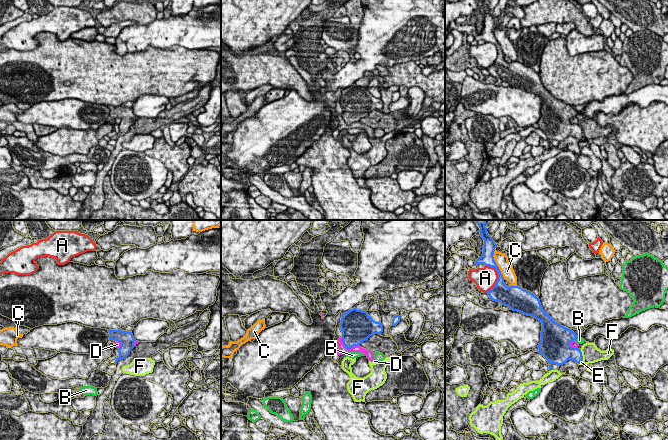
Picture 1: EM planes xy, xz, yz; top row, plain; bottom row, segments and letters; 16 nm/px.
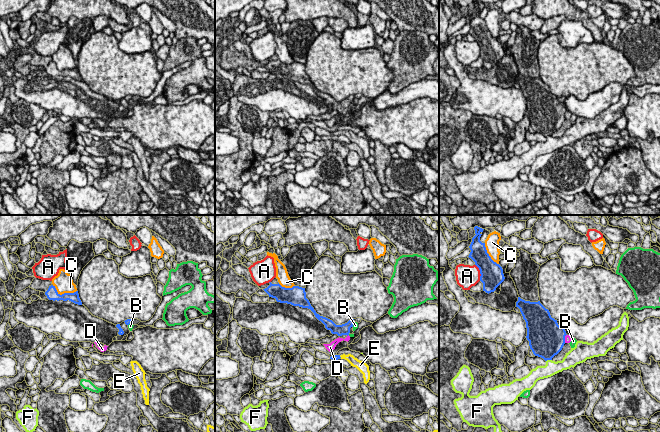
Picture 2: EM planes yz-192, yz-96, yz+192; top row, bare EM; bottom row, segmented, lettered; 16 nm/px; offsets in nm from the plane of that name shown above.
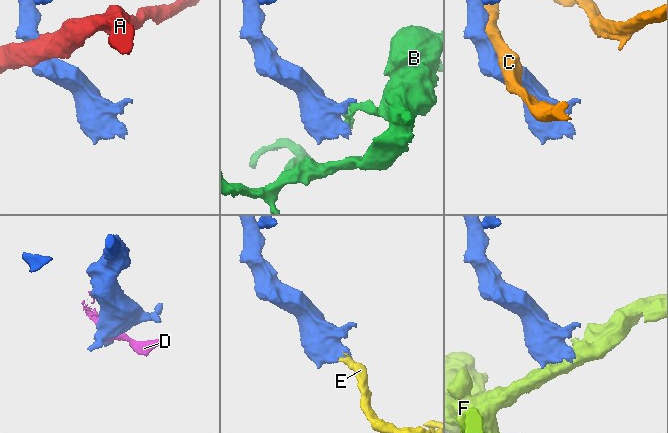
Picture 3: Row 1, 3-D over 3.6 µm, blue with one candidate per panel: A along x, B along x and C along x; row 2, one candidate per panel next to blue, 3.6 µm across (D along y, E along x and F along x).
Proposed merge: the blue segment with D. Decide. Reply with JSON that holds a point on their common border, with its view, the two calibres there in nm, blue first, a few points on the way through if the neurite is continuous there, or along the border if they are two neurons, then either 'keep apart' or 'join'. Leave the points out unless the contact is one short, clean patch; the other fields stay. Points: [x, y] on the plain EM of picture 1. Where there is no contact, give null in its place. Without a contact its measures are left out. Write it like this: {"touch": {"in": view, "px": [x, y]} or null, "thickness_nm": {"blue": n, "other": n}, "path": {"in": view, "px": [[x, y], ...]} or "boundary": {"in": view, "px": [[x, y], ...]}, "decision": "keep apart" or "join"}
{"touch": {"in": "xz", "px": [348, 124]}, "thickness_nm": {"blue": 380, "other": 130}, "decision": "keep apart"}

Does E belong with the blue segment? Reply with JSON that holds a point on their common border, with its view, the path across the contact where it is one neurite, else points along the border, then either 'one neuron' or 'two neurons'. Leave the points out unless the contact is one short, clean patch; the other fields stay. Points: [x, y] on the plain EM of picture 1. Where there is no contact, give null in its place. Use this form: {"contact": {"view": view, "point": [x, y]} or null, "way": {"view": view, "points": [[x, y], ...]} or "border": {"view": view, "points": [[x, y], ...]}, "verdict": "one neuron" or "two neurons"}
{"contact": {"view": "yz", "point": [580, 138]}, "way": {"view": "yz", "points": [[568, 129], [571, 129], [580, 138], [581, 137]]}, "verdict": "one neuron"}

